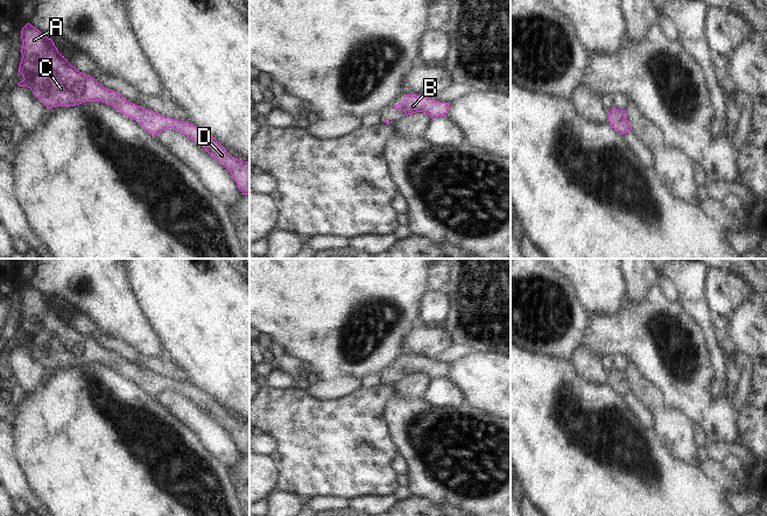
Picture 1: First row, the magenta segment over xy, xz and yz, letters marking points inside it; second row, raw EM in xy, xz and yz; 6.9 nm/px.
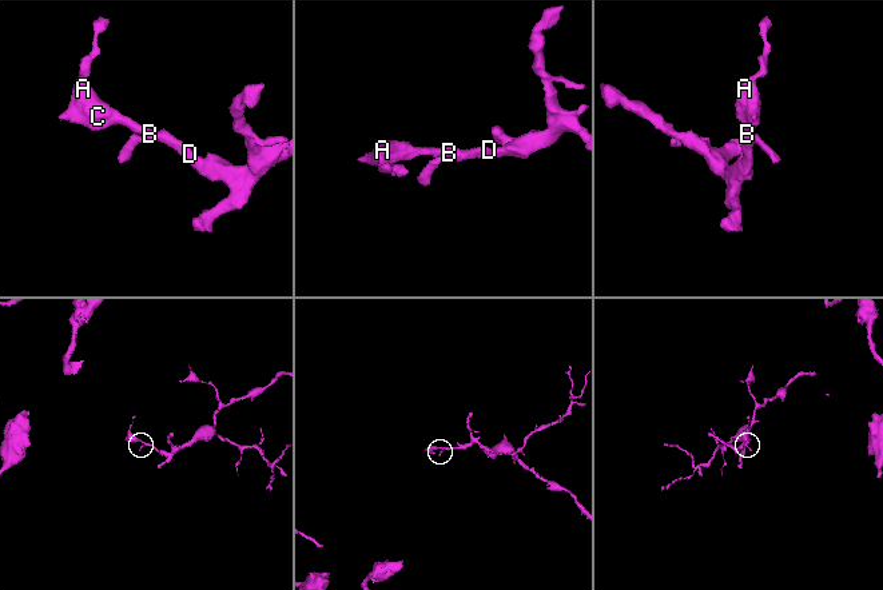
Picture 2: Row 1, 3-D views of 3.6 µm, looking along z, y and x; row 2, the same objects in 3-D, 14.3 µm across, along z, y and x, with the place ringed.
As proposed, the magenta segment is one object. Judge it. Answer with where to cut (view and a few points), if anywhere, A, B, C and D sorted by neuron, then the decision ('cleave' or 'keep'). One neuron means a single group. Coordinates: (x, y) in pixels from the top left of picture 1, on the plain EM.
no cut | A B C D | keep

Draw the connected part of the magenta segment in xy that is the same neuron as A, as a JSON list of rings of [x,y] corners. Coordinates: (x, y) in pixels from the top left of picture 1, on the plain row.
[[[30,284],[22,289],[21,299],[22,320],[19,333],[23,341],[17,346],[29,348],[47,369],[101,362],[134,381],[140,381],[142,389],[153,396],[175,389],[200,404],[231,433],[239,451],[249,455],[249,423],[232,418],[214,398],[191,384],[145,370],[118,353],[104,348],[91,337],[79,333],[58,313],[52,301]]]

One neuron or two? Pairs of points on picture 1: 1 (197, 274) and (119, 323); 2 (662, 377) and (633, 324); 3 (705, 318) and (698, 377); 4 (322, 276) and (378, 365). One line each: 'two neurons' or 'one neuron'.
1: two neurons
2: one neuron
3: two neurons
4: one neuron

